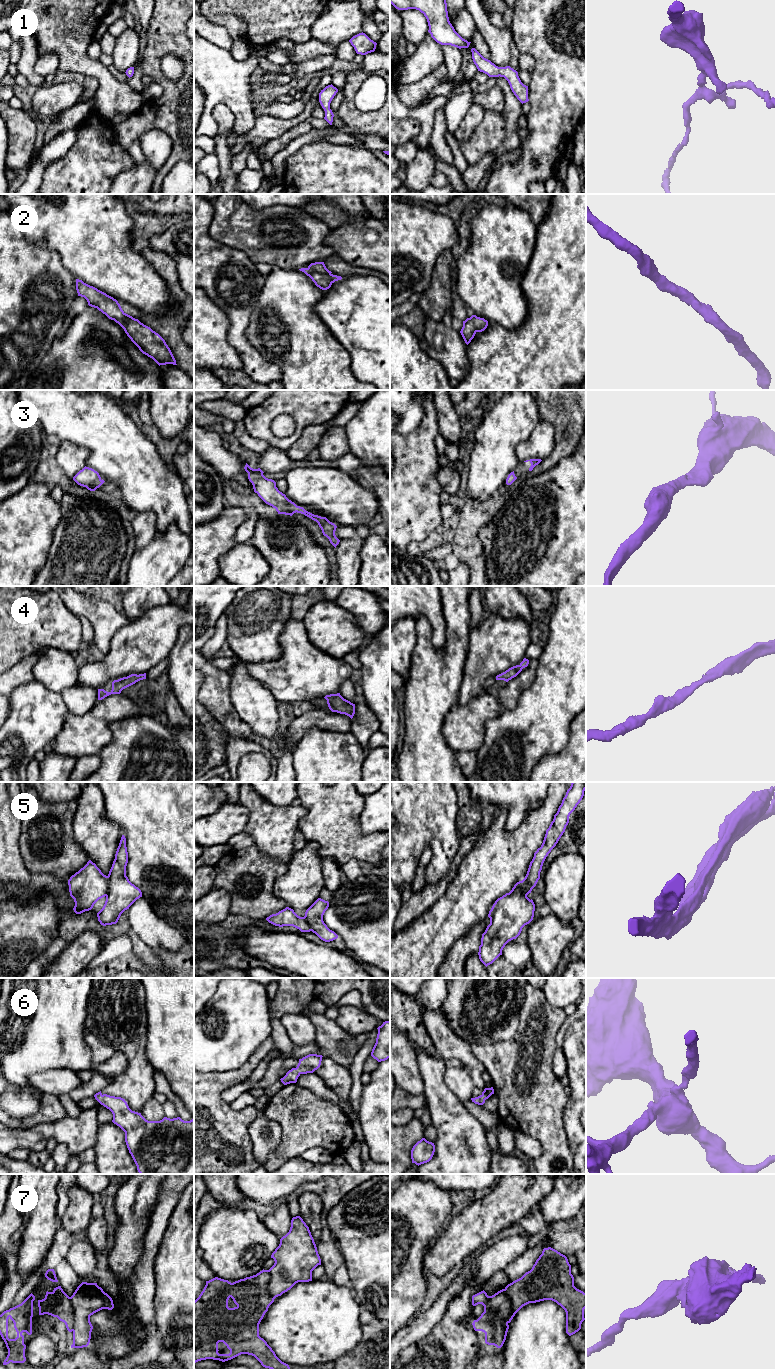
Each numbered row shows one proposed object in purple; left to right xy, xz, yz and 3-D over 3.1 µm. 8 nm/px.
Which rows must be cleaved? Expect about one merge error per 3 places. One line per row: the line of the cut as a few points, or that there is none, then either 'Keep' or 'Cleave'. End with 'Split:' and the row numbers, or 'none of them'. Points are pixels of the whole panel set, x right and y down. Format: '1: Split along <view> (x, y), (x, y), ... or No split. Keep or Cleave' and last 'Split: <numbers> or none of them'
1: No split. Keep
2: No split. Keep
3: No split. Keep
4: No split. Keep
5: No split. Keep
6: No split. Keep
7: Split along yz (484, 1310), (492, 1310), (494, 1312), (493, 1339), (497, 1346). Cleave
Split: 7

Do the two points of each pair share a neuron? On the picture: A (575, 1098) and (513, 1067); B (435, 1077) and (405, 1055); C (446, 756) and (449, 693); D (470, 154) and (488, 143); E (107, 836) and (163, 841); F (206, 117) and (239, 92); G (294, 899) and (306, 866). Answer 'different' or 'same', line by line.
A: different
B: different
C: same
D: same
E: different
F: same
G: same

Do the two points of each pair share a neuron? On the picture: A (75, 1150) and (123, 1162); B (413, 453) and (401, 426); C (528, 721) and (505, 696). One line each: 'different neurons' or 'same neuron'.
A: different neurons
B: different neurons
C: different neurons

